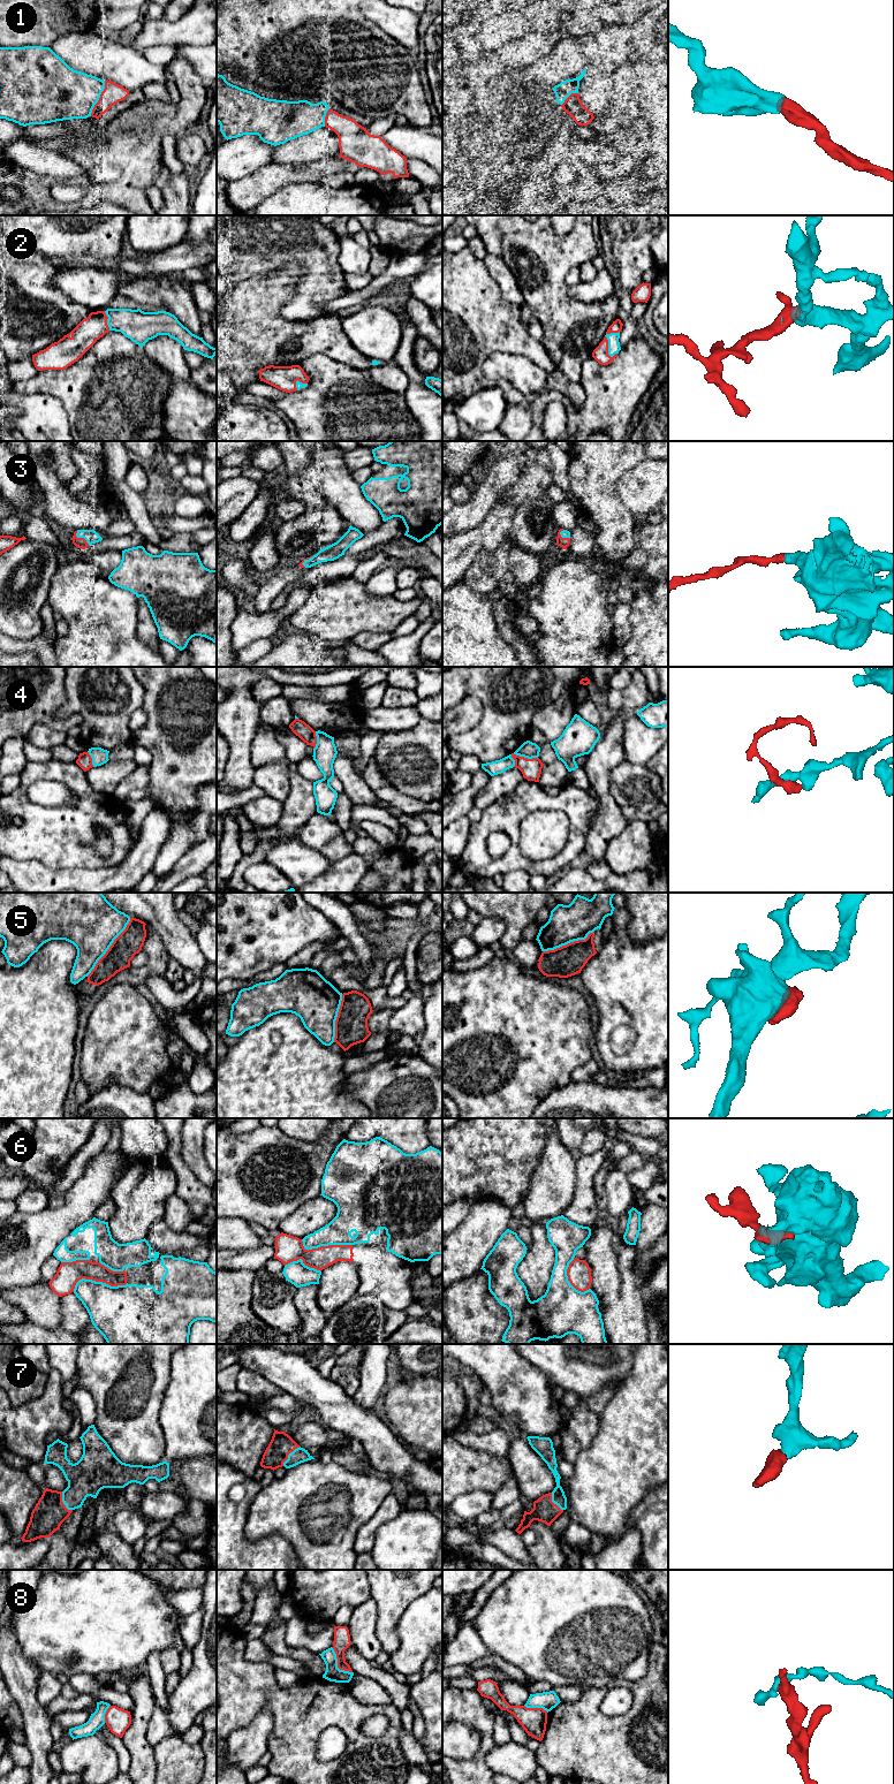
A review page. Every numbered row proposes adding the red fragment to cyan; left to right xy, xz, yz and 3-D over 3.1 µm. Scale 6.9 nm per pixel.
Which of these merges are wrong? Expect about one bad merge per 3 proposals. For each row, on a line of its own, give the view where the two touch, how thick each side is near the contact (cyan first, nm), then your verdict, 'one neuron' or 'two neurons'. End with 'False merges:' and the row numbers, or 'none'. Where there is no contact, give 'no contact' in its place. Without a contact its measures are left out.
1: meets cyan in xy; 360 nm thick on the cyan side, 140 nm on the other; one neuron
2: meets cyan in yz; 80 nm thick on the cyan side, 110 nm on the other; one neuron
3: meets cyan in xy; 90 nm thick on the cyan side, 80 nm on the other; one neuron
4: meets cyan in yz; 120 nm thick on the cyan side, 140 nm on the other; two neurons
5: meets cyan in xy; 400 nm thick on the cyan side, 180 nm on the other; two neurons
6: meets cyan in xy; 360 nm thick on the cyan side, 160 nm on the other; two neurons
7: meets cyan in xz; 110 nm thick on the cyan side, 160 nm on the other; one neuron
8: meets cyan in xz; 110 nm thick on the cyan side, 110 nm on the other; two neurons
False merges: 4, 5, 6, 8

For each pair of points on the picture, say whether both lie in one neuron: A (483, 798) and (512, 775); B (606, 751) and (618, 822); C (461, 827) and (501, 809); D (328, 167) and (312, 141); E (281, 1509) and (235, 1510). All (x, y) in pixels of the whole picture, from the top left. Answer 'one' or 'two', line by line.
A: one
B: one
C: two
D: two
E: two

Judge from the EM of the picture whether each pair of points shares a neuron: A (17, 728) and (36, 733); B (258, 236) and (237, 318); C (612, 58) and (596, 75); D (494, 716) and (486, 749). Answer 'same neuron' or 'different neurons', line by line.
A: different neurons
B: different neurons
C: different neurons
D: same neuron

